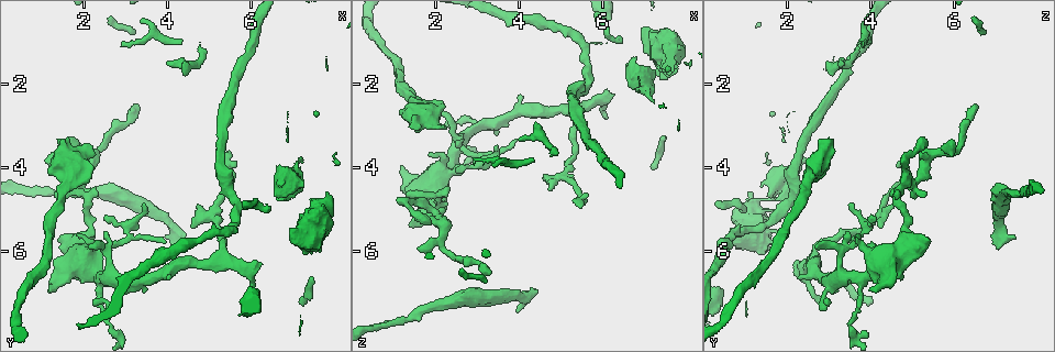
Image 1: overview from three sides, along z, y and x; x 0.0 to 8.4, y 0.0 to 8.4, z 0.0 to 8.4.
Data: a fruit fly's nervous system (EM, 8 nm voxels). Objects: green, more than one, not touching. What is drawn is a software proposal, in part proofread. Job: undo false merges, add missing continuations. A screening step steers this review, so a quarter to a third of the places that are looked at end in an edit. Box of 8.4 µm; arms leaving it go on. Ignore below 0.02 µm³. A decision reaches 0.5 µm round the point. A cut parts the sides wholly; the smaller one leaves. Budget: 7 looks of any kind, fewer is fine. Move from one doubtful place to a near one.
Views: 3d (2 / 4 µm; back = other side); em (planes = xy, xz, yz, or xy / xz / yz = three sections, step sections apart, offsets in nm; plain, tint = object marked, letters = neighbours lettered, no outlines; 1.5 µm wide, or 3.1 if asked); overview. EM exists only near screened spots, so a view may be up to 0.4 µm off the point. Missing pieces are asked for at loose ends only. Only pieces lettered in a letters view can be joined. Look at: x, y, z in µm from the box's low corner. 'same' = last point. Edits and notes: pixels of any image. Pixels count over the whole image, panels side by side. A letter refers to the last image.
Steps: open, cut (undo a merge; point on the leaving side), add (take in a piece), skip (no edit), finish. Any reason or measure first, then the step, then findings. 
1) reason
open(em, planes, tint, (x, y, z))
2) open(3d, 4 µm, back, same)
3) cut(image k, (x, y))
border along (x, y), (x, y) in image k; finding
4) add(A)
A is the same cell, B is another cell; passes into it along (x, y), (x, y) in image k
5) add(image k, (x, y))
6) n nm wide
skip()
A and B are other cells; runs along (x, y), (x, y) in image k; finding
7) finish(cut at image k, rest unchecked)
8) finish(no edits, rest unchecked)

sudden change in width
open(3d, 2 µm, (2.05, 5.70, 4.85))

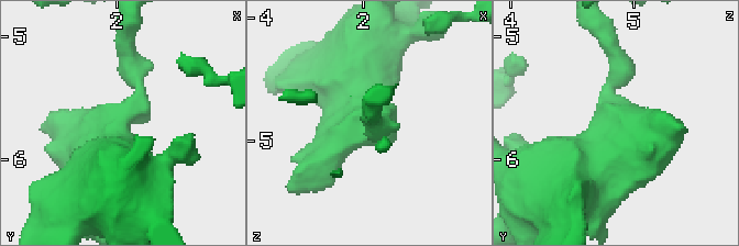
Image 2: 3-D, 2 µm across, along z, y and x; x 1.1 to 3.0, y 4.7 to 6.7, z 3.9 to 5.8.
arms of 170, 600 nm; now the EM
open(em, xy, step 8, tint, (1.98, 5.68, 4.84))

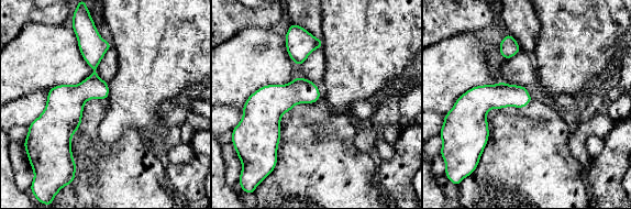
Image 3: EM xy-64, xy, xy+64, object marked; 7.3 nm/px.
open(em, planes, letters, same)

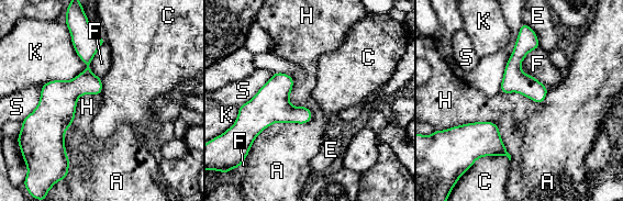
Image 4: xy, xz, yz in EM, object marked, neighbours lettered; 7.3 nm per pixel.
280 nm wide
skip()
A, C, E, F, H, K and S are other cells; runs along (75, 34), (88, 70), (56, 108), (57, 165) in image 4; continuous, no second cell

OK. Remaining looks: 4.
an open end
open(3d, 2 µm, (1.45, 3.30, 3.10))

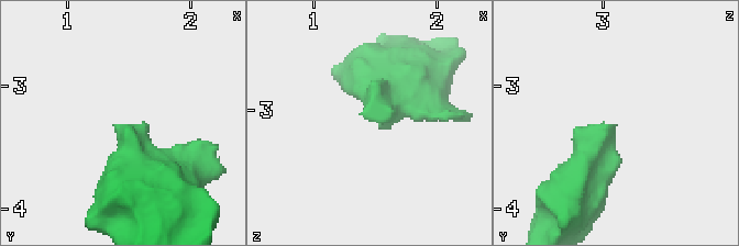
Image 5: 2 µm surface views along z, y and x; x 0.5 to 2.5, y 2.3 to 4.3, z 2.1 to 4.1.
open(em, planes, letters, (1.48, 3.34, 3.10))

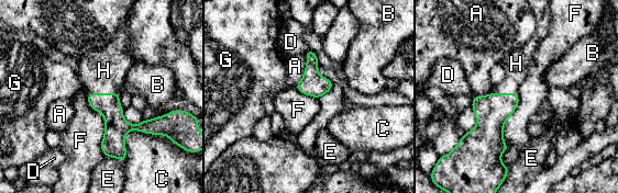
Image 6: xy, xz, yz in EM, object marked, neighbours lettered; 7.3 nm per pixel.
170 nm wide
add(H)
H is the same cell, A, B, C, D, E, F and G are other cells; the cell continues

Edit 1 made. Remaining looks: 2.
finish(add at image 6, rest unchecked)

